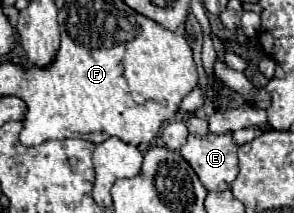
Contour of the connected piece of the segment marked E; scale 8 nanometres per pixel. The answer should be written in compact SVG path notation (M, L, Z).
M231 132L221 136L207 134L203 138L189 136L181 148L181 156L189 162L209 192L227 190L239 174L237 146L233 144Z

